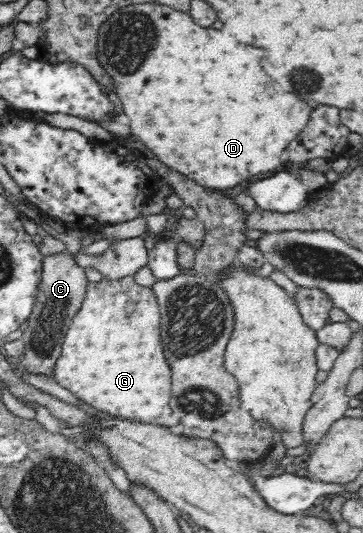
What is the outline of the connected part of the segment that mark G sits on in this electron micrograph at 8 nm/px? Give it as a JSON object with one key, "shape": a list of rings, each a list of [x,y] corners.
{"shape":[[[134,276],[122,279],[103,277],[101,281],[88,283],[83,304],[65,333],[60,357],[54,365],[54,379],[84,403],[100,409],[100,412],[116,418],[140,420],[169,428],[166,421],[172,415],[172,410],[168,407],[172,393],[172,373],[162,353],[160,329],[161,313],[153,288],[138,285]]]}

